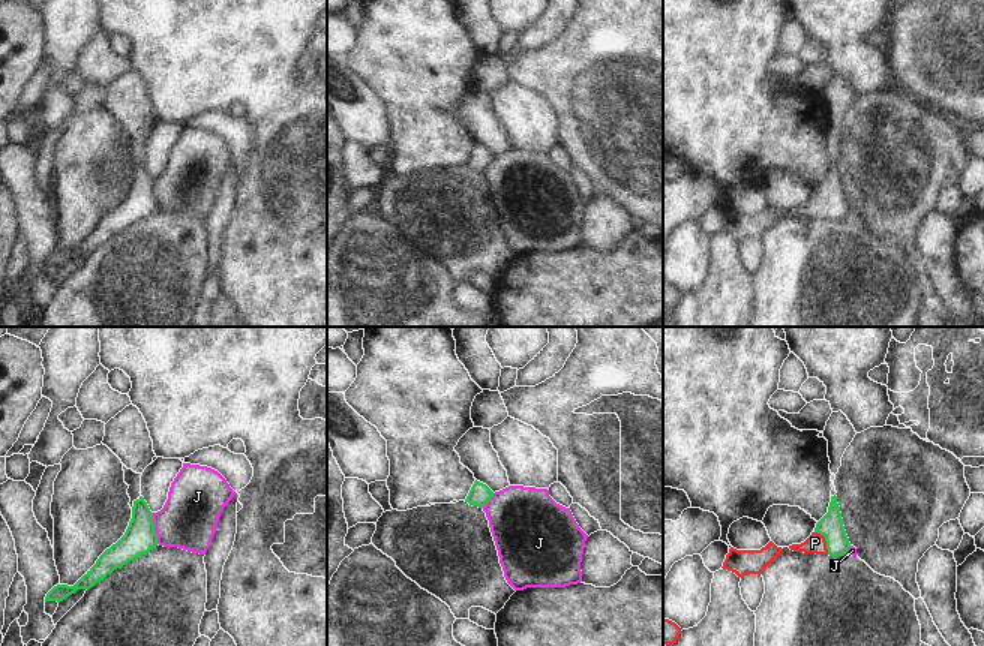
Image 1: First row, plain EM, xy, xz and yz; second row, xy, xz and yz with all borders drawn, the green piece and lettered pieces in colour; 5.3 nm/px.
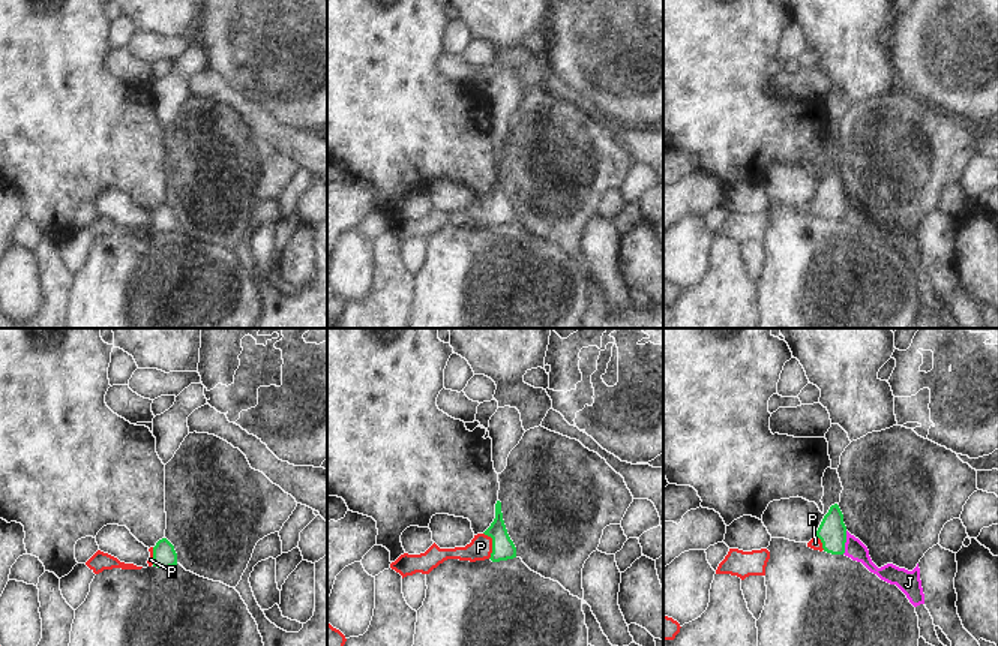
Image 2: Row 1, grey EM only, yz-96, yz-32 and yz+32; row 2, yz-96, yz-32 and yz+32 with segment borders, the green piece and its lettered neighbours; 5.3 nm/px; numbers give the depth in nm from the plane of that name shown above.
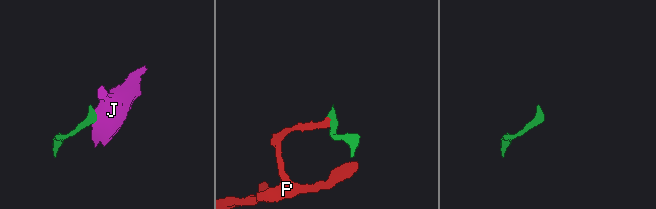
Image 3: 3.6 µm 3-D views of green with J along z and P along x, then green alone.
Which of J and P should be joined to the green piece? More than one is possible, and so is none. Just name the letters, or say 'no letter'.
P

